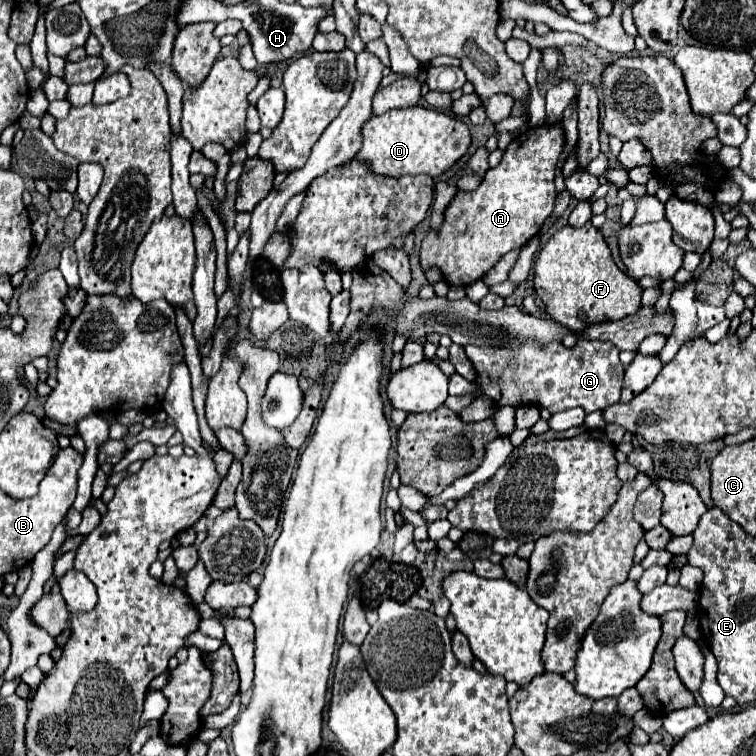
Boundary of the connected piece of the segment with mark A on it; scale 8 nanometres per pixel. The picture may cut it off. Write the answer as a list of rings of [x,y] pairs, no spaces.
[[[540,125],[532,127],[520,137],[516,137],[504,151],[504,157],[498,167],[488,169],[484,175],[480,187],[476,191],[458,191],[458,195],[452,199],[452,203],[446,209],[446,219],[442,223],[442,229],[438,235],[432,231],[422,241],[420,249],[420,263],[422,269],[428,271],[428,267],[440,267],[444,273],[444,279],[450,285],[468,285],[478,281],[484,273],[488,273],[508,251],[522,249],[544,225],[546,217],[552,213],[554,199],[556,199],[556,187],[554,187],[554,169],[558,163],[558,157],[564,149],[564,131],[562,125]]]

